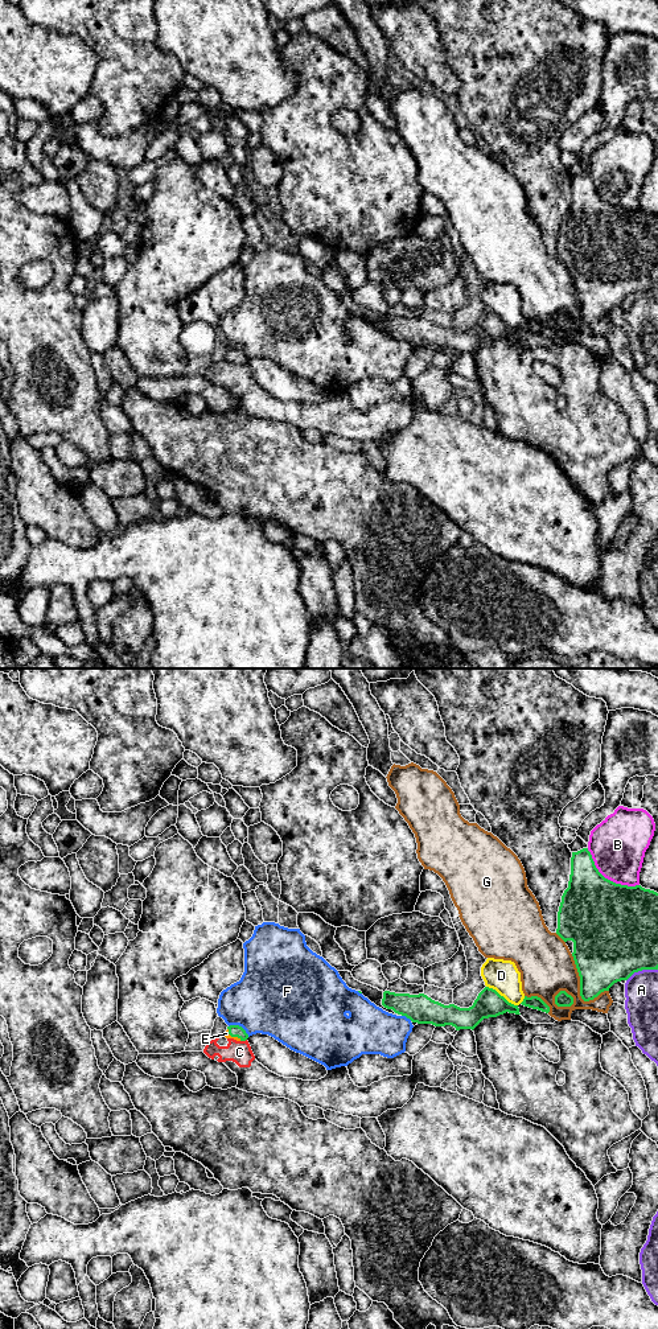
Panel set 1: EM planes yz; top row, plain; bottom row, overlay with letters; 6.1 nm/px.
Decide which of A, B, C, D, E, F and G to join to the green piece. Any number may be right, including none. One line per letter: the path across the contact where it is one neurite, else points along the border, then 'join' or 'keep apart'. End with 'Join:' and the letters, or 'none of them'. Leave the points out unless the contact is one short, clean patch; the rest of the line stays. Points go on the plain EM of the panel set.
A: keep apart
B: keep apart
C: keep apart
D: keep apart
E: across yz (234, 354), (233, 359), (226, 357) | join
F: keep apart
G: keep apart
Join: E

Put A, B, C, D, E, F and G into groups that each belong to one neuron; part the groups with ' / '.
A / B / C / D / E / F / G

